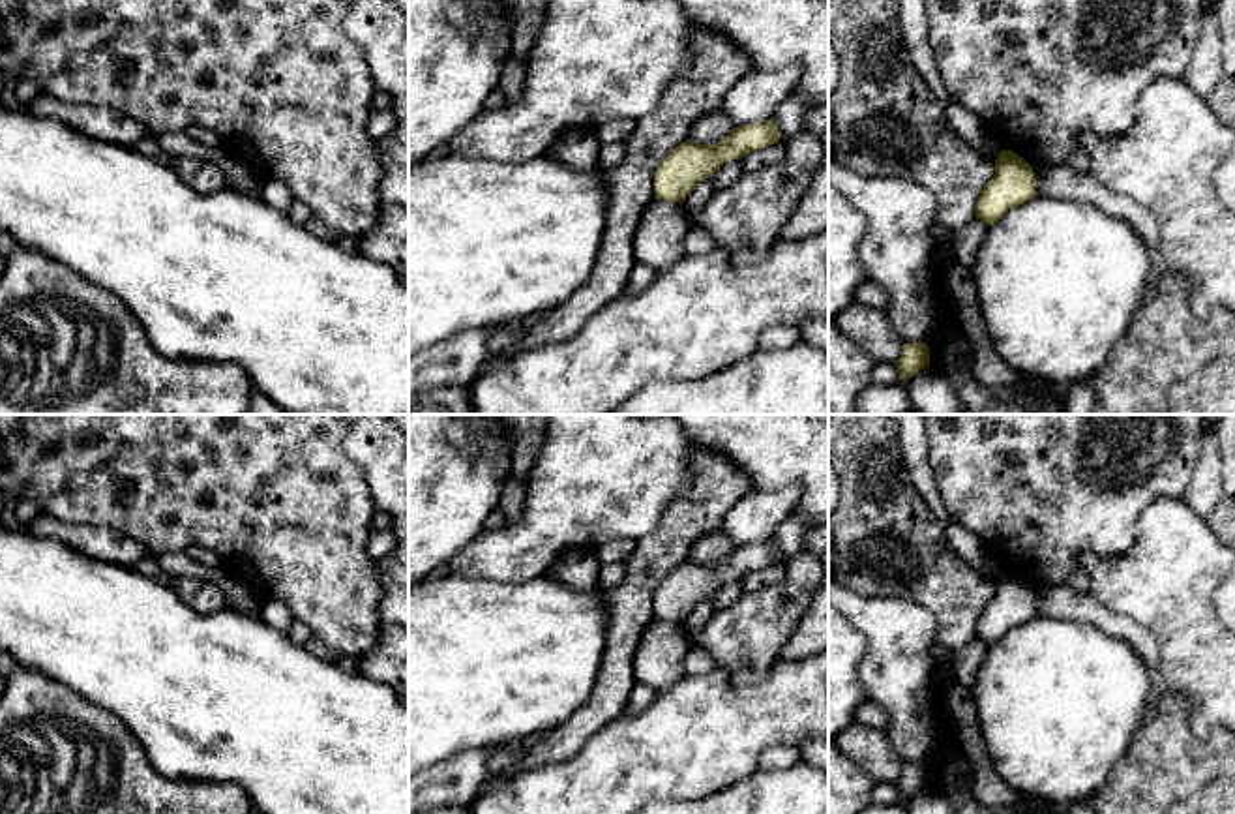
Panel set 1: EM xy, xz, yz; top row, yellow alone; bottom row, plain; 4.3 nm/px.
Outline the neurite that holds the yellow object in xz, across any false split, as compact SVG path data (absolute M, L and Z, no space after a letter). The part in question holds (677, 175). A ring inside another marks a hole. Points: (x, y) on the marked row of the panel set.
M774 120L737 126L729 137L718 144L697 144L690 139L671 150L654 173L654 197L667 203L680 203L708 174L729 159L740 159L750 152L778 143L780 131Z

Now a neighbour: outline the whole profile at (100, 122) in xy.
M39 94L26 107L37 118L58 118L73 131L122 146L135 146L146 128L114 107L66 103L51 94Z

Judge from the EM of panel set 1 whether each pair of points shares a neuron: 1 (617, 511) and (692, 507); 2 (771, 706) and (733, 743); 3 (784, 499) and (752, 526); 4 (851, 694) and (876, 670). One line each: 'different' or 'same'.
1: different
2: same
3: same
4: different

